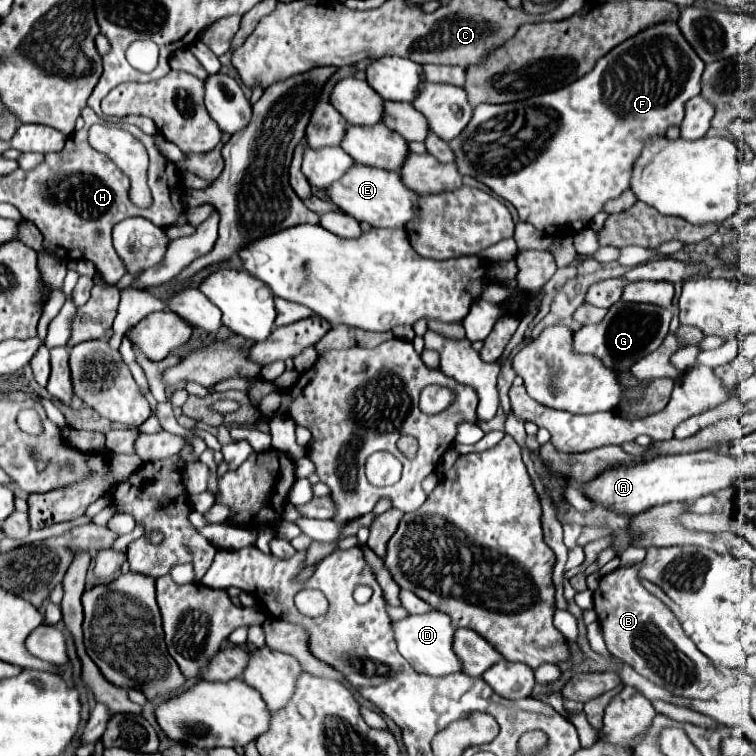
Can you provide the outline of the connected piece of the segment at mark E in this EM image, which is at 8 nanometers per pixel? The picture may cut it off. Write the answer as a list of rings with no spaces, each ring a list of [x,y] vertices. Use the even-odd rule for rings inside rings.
[[[353,163],[339,181],[335,181],[325,189],[325,193],[341,211],[355,217],[357,221],[365,221],[371,223],[373,227],[389,227],[389,229],[405,227],[407,221],[415,217],[417,199],[419,199],[417,193],[403,187],[397,171],[375,169],[359,163]]]

